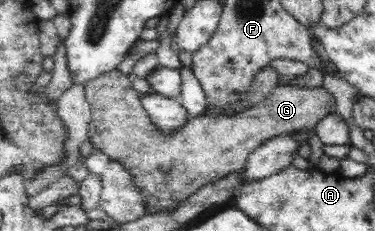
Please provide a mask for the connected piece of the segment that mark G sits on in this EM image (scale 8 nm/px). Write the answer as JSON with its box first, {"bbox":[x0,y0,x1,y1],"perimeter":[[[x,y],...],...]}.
{"bbox":[84,69,335,215],"perimeter":[[[117,69],[99,75],[84,84],[86,99],[90,108],[88,140],[93,149],[103,151],[112,161],[121,163],[132,174],[133,185],[144,198],[144,214],[152,215],[159,211],[175,210],[179,204],[194,195],[201,187],[225,178],[232,172],[242,170],[247,157],[263,143],[281,134],[309,130],[327,116],[335,112],[335,101],[323,87],[309,89],[297,85],[280,84],[273,92],[253,108],[225,116],[222,114],[201,114],[188,117],[185,124],[168,134],[161,133],[150,122],[140,101],[140,93],[131,87],[131,76],[123,75]]]}

